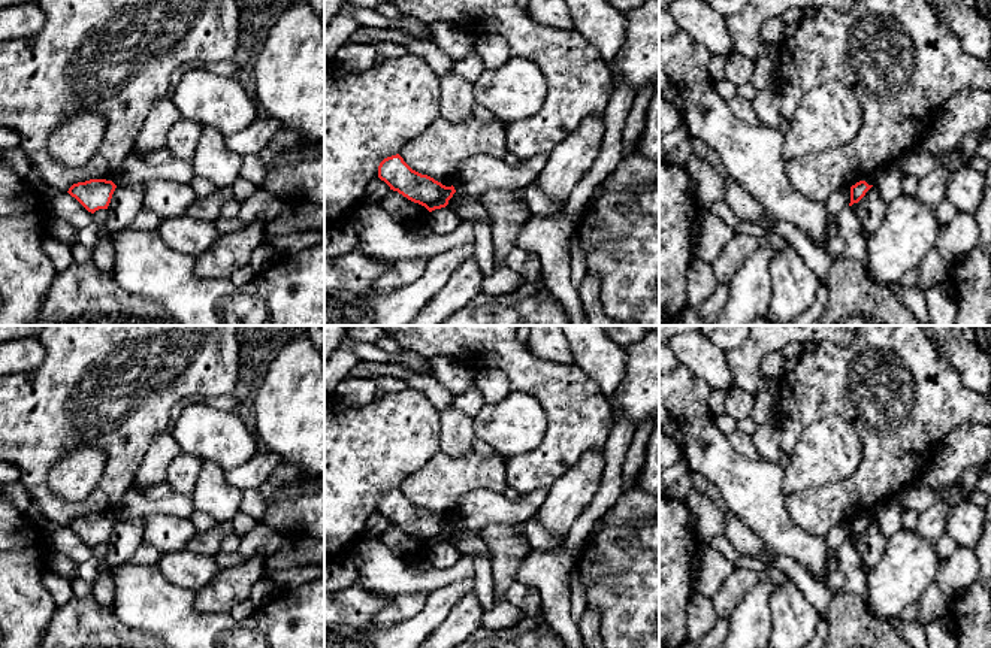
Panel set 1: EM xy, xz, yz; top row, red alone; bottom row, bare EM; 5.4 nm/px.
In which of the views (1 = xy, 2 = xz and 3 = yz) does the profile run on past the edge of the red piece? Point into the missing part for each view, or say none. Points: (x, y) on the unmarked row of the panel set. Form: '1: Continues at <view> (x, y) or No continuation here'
1: No continuation here
2: No continuation here
3: No continuation here

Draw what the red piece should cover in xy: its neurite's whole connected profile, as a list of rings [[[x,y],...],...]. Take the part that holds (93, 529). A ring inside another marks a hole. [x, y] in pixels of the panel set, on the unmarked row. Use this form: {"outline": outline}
{"outline": [[[90,514],[73,518],[69,529],[75,532],[88,546],[108,543],[117,520],[106,514]]]}

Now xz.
{"outline": [[[399,488],[387,491],[380,497],[378,512],[390,524],[425,540],[429,546],[445,542],[456,527],[453,520],[445,521],[433,512],[413,505]]]}

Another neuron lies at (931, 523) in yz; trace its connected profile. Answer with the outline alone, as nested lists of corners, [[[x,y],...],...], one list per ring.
[[[939,502],[931,508],[919,512],[918,524],[913,529],[913,532],[934,542],[937,538],[946,533],[945,530],[946,530],[949,511],[954,506],[955,505],[949,505],[946,502]]]

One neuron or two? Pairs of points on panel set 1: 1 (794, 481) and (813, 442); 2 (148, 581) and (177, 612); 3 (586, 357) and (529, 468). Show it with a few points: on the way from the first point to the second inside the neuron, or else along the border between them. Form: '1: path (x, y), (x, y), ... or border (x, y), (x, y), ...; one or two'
1: path (803, 472), (813, 462), (813, 451); one
2: path (153, 589), (169, 605); one
3: border (573, 365), (580, 368), (604, 393); two

